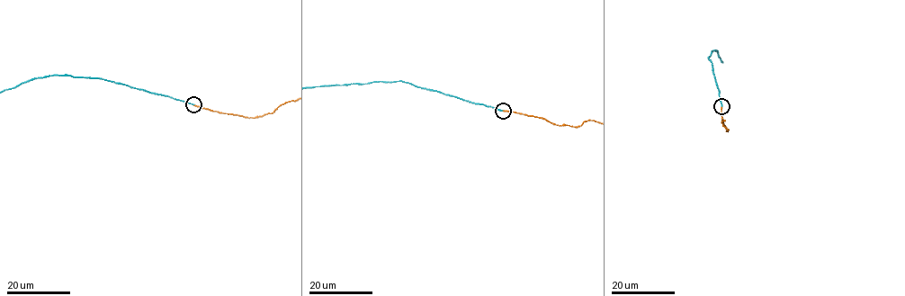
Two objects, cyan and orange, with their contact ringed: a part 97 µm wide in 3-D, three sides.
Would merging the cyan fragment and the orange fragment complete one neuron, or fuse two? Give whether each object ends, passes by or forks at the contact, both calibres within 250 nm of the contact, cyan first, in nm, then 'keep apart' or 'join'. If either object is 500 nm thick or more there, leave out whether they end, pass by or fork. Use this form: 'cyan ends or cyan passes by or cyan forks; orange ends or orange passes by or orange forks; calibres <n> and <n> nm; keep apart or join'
cyan ends; orange ends; calibres 200 and 220 nm; keep apart

